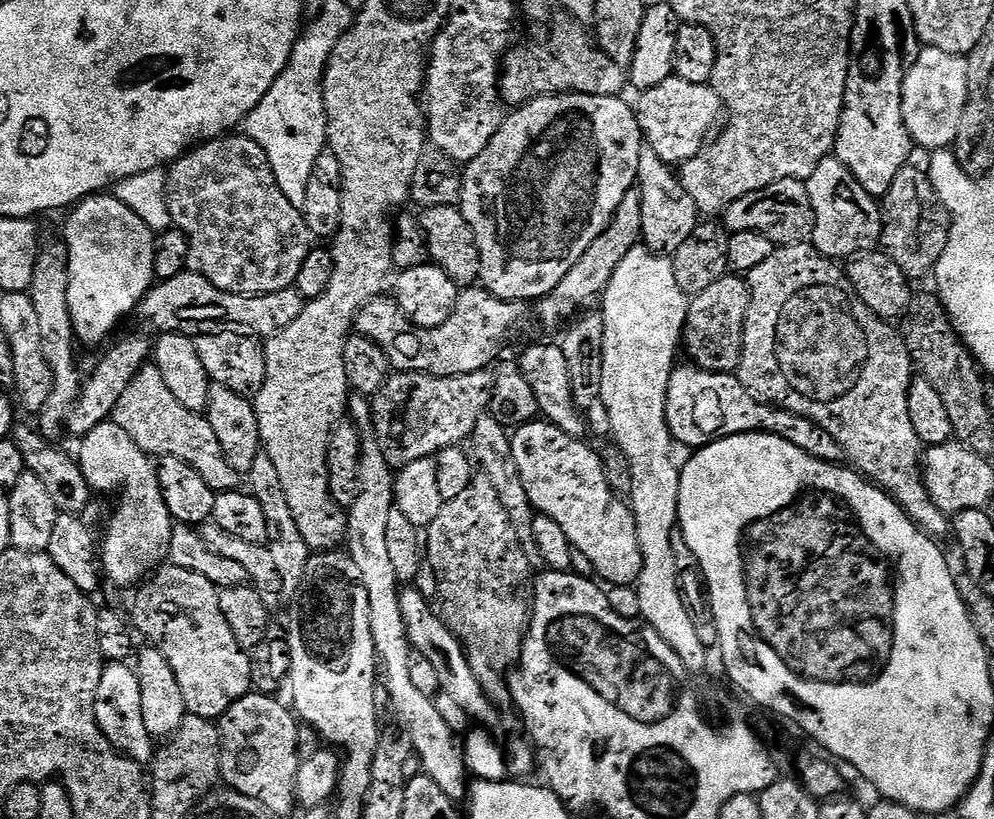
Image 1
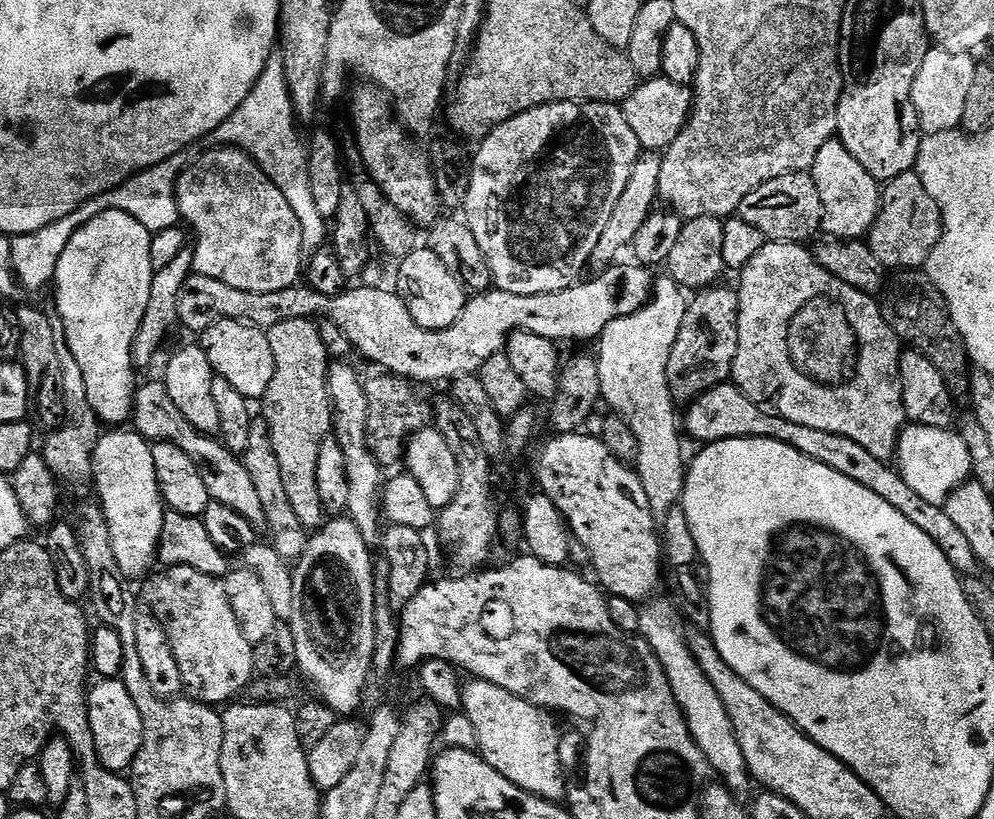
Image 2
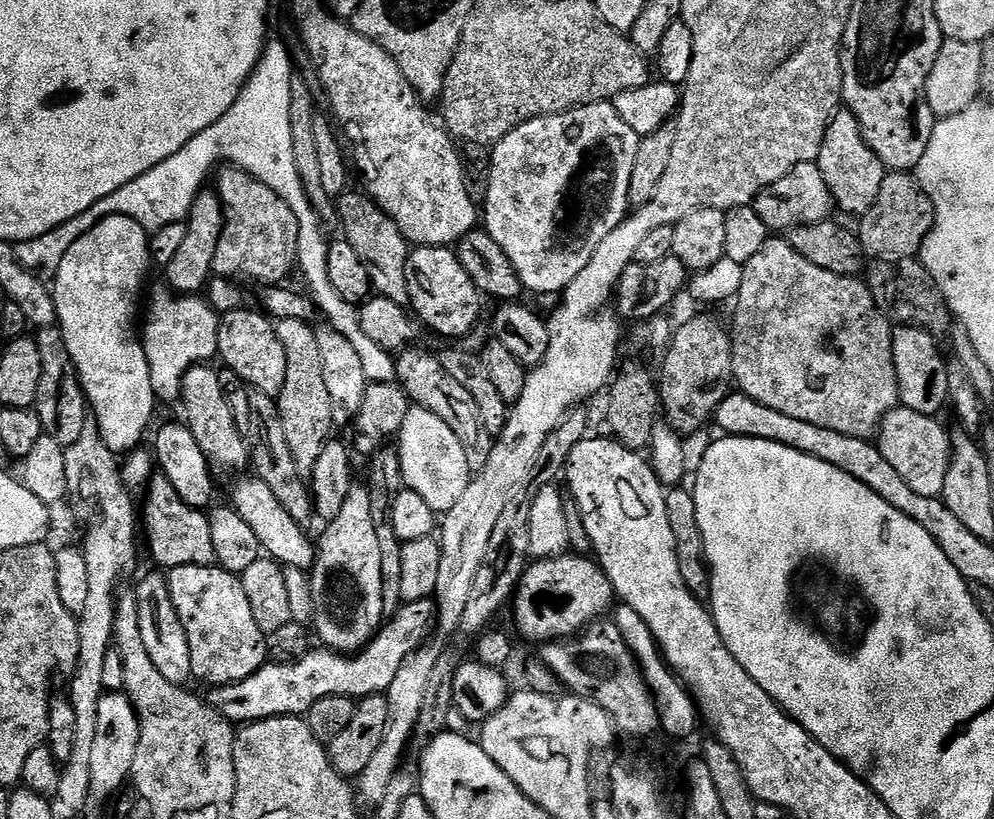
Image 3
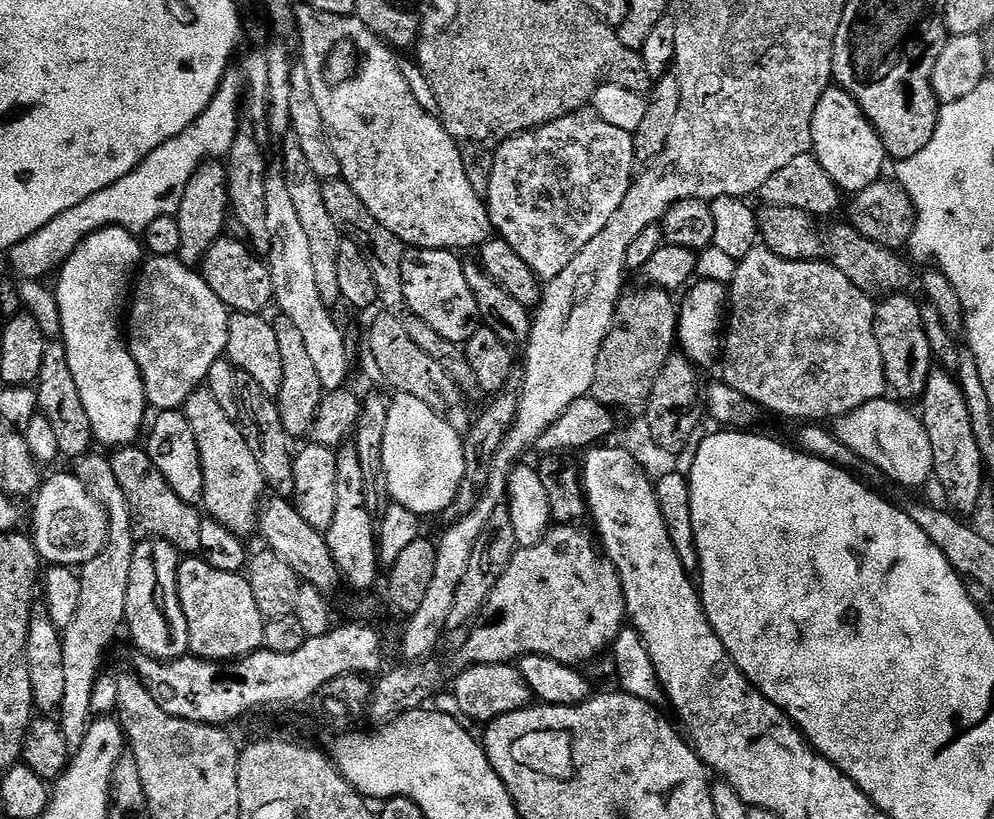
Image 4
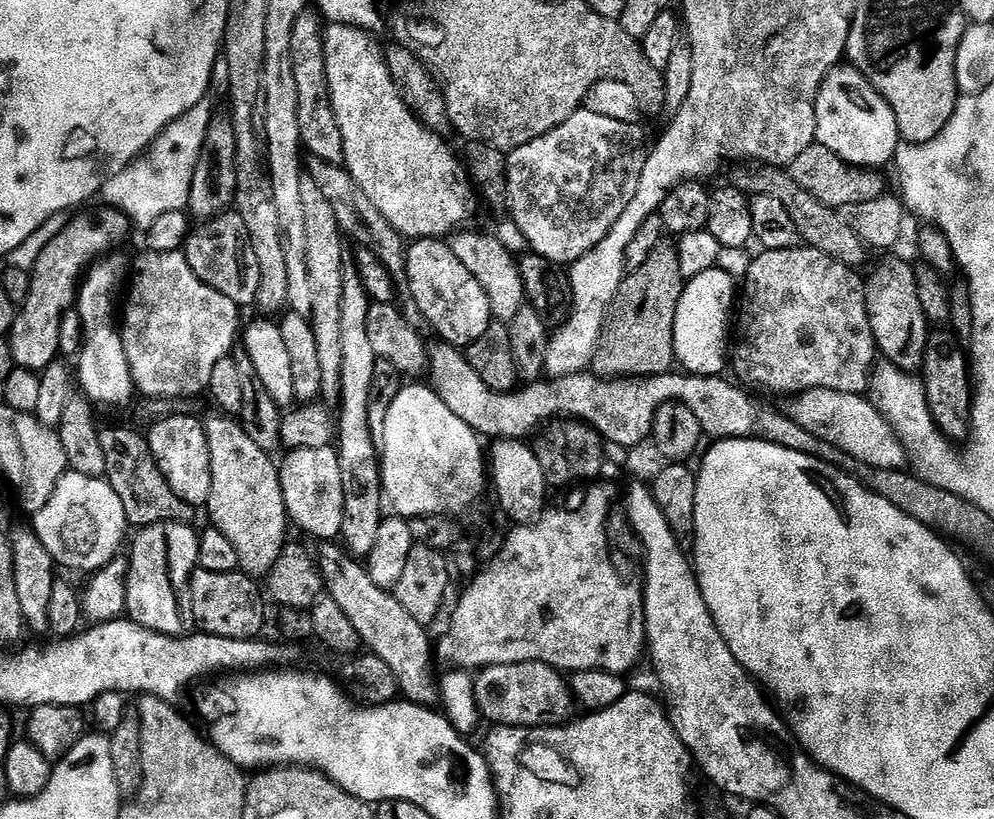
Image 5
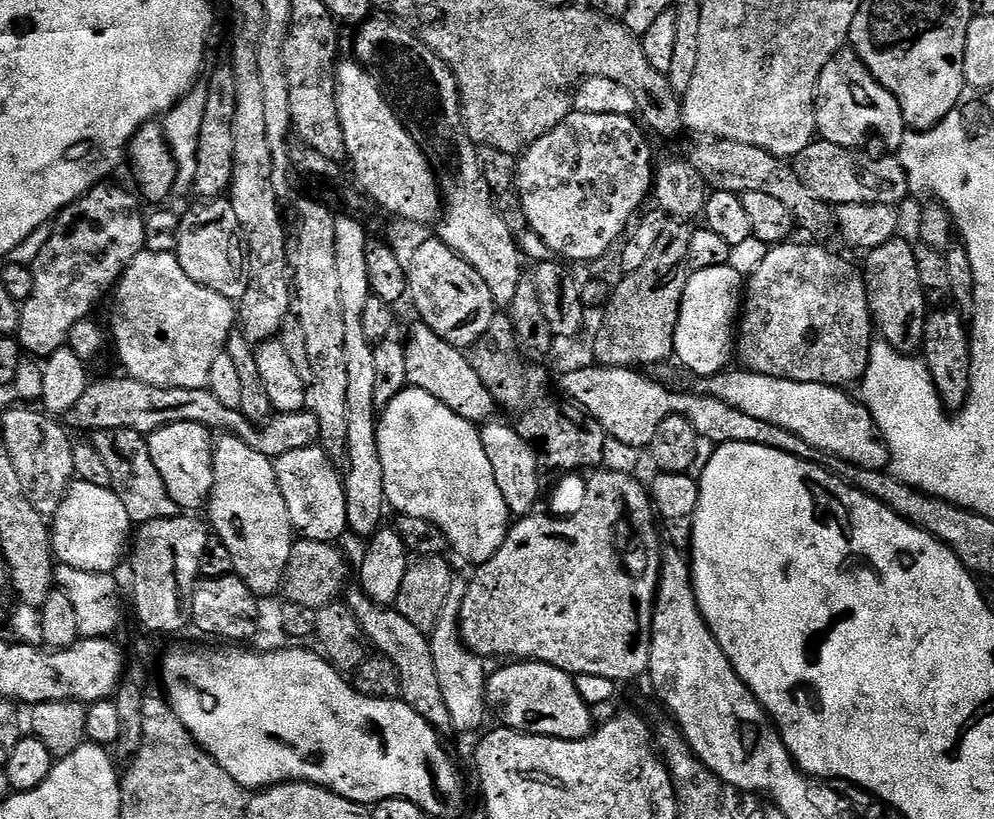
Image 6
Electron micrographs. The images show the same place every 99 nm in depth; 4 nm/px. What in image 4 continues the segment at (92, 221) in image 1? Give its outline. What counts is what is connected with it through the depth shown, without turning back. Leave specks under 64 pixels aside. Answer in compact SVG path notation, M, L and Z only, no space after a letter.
M119 226L103 228L87 236L76 247L64 267L59 269L60 281L54 284L62 343L70 358L74 382L78 382L78 394L82 394L82 406L86 406L86 414L90 414L95 443L109 444L109 449L112 450L132 446L139 441L136 439L139 438L140 431L142 436L146 428L144 411L149 411L150 408L144 393L144 379L134 362L126 339L126 309L130 304L130 285L142 264L140 252L142 253L142 240L137 233Z

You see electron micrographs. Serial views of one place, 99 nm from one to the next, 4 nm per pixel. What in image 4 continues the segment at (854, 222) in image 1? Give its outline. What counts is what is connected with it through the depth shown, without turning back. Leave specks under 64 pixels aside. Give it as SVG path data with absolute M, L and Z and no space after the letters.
M830 86L824 92L814 112L812 148L818 162L830 174L832 181L841 193L862 192L885 175L884 140L860 103L847 88Z

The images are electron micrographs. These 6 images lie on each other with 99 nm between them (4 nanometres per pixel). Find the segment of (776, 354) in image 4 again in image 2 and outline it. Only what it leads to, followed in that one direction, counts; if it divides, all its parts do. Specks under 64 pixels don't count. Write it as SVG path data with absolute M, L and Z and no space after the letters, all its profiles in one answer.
M767 241L762 250L747 263L744 269L741 269L739 276L740 284L737 283L736 286L739 294L738 354L734 358L731 379L736 388L742 390L752 401L771 406L776 415L790 422L798 422L798 426L810 426L813 430L826 430L826 434L842 434L842 438L851 438L853 442L858 442L858 446L870 450L874 458L891 461L896 454L896 443L900 441L900 434L906 427L902 382L900 381L902 341L894 334L892 327L885 322L879 301L871 293L855 290L854 286L842 282L840 278L835 278L834 274L830 274L817 262L811 249L801 244Z

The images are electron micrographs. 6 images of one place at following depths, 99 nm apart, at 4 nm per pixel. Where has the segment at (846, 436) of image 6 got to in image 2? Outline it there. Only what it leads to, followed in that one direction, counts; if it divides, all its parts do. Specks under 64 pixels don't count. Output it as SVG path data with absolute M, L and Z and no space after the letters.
M909 423L901 432L900 441L896 443L894 464L914 494L926 498L926 502L941 506L954 494L954 490L967 484L973 475L970 452L959 431L951 427L935 429L932 426Z

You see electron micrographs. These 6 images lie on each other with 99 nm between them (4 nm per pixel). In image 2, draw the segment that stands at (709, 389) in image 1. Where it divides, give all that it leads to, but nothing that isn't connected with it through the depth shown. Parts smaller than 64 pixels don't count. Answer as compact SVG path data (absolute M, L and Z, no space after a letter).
M732 382L719 384L717 388L711 388L710 391L704 392L697 400L693 400L691 404L687 405L686 412L688 412L687 435L689 432L694 439L704 440L700 442L705 445L717 444L719 440L747 440L749 438L777 440L806 454L806 458L814 458L814 462L822 462L822 466L830 466L830 470L838 470L838 474L846 474L846 478L854 478L854 482L858 482L858 486L866 486L866 490L874 490L874 494L878 494L878 498L890 502L890 506L894 506L894 510L898 510L898 514L904 515L909 522L914 522L914 526L918 526L918 530L922 530L922 534L934 538L934 546L938 546L938 550L942 550L942 554L946 554L946 562L950 562L950 566L954 566L956 572L972 574L977 571L978 565L974 558L974 550L970 550L970 541L963 536L962 530L958 530L958 526L950 519L950 514L946 514L944 507L926 502L926 498L914 494L914 490L910 490L910 486L906 486L906 478L902 478L899 471L889 461L874 458L874 454L870 454L870 450L858 446L858 442L853 442L851 438L842 438L842 434L826 434L826 430L813 430L810 426L798 426L798 422L790 422L786 418L776 415L775 411L765 410L759 403L748 398L742 390L736 388Z

